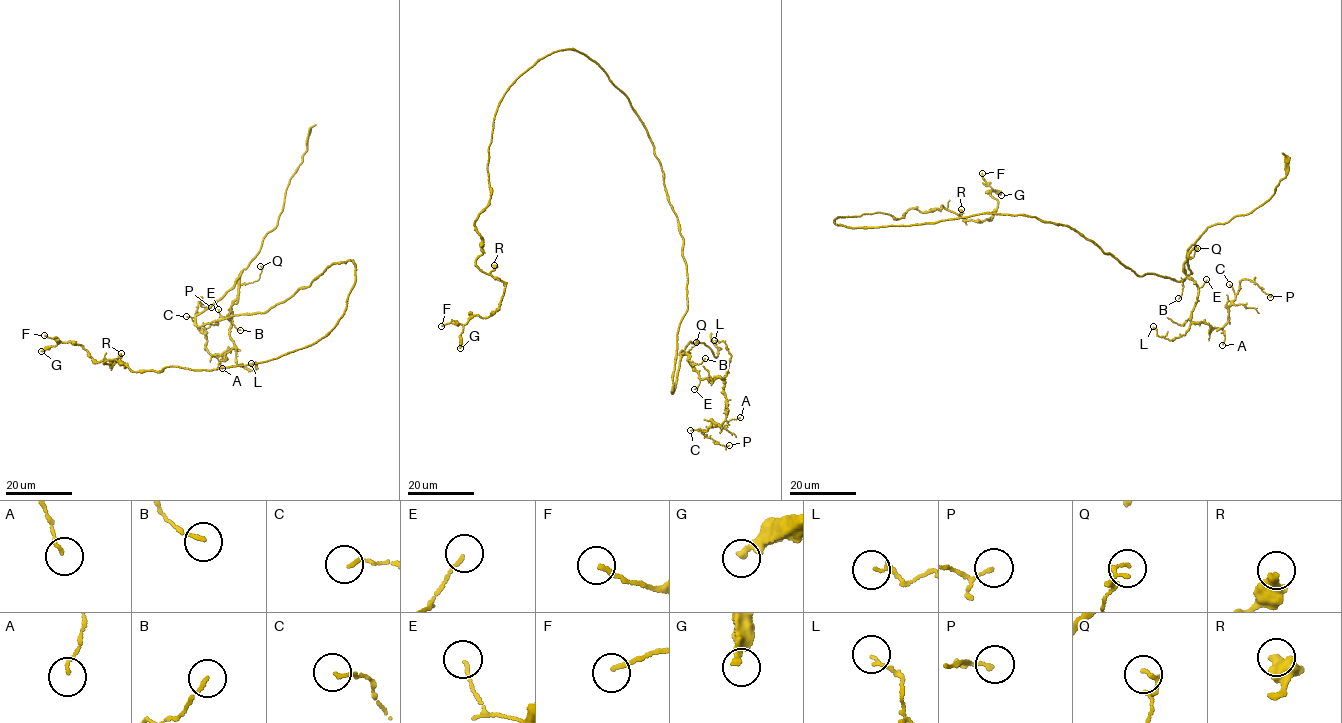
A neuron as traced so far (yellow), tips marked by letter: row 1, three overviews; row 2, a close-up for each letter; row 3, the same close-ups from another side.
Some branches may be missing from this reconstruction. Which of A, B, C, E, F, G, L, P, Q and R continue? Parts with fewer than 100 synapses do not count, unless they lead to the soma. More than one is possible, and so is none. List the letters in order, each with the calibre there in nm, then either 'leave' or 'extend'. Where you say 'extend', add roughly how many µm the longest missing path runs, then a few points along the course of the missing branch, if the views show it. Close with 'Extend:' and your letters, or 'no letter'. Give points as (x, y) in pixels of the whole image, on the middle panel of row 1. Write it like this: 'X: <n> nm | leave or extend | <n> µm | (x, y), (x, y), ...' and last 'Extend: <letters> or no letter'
A: 110 nm | leave
B: 110 nm | leave
C: 110 nm | leave
E: 120 nm | leave
F: 170 nm | leave
G: 280 nm | leave
L: 100 nm | leave
P: 90 nm | leave
Q: 90 nm | leave
R: 340 nm | leave
Extend: no letter

